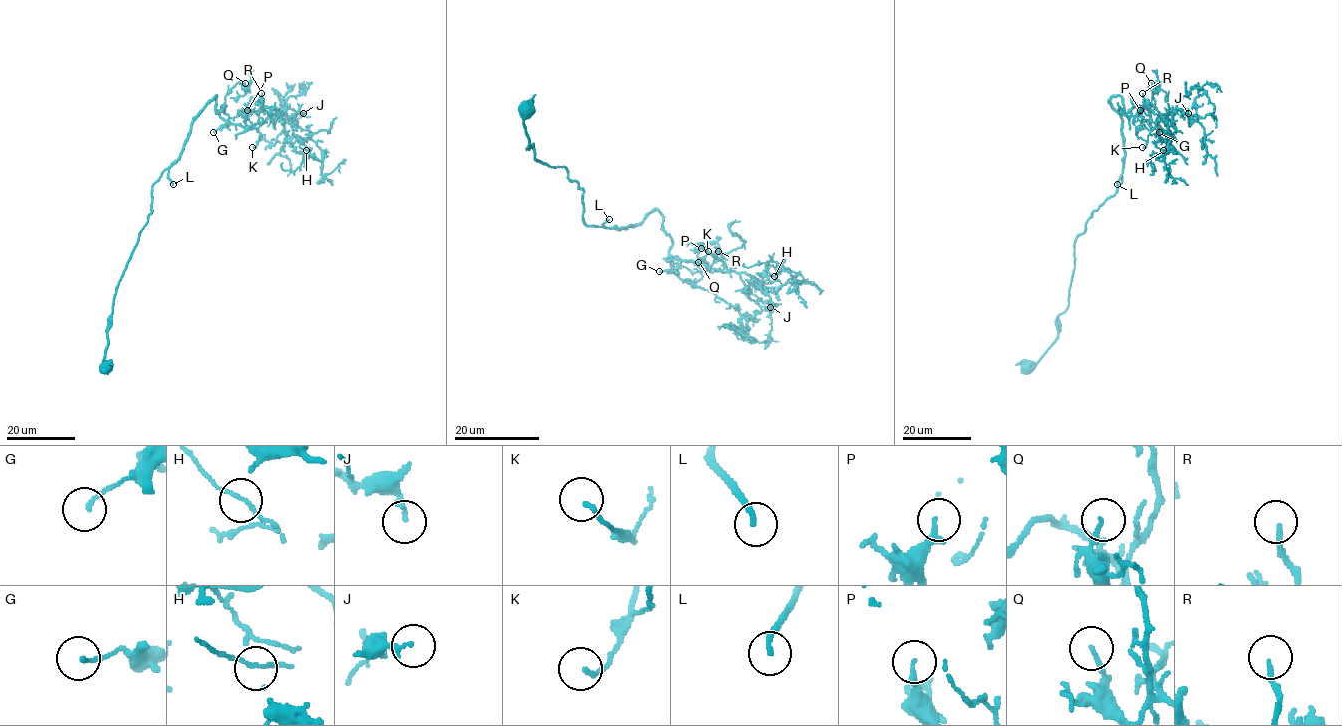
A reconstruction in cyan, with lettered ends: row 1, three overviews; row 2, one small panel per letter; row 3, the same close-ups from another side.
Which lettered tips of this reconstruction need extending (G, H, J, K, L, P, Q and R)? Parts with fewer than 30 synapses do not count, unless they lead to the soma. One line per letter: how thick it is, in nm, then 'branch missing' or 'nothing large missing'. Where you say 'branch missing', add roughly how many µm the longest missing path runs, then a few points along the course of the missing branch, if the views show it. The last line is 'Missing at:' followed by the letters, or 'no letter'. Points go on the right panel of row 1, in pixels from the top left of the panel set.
G: 130 nm | nothing large missing
H: 90 nm | nothing large missing
J: 200 nm | nothing large missing
K: 130 nm | nothing large missing
L: 180 nm | branch missing | 40 µm | (1117, 184), (1124, 199), (1127, 194), (1157, 179), (1160, 173), (1153, 157), (1144, 153), (1138, 165)
P: 200 nm | nothing large missing
Q: 160 nm | nothing large missing
R: 150 nm | nothing large missing
Missing at: L

